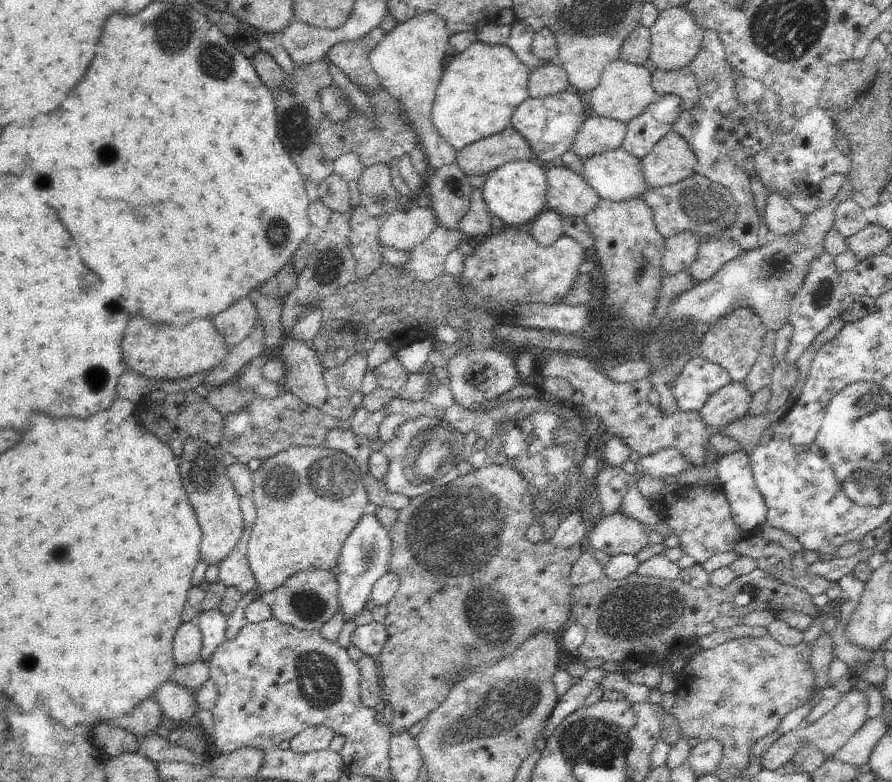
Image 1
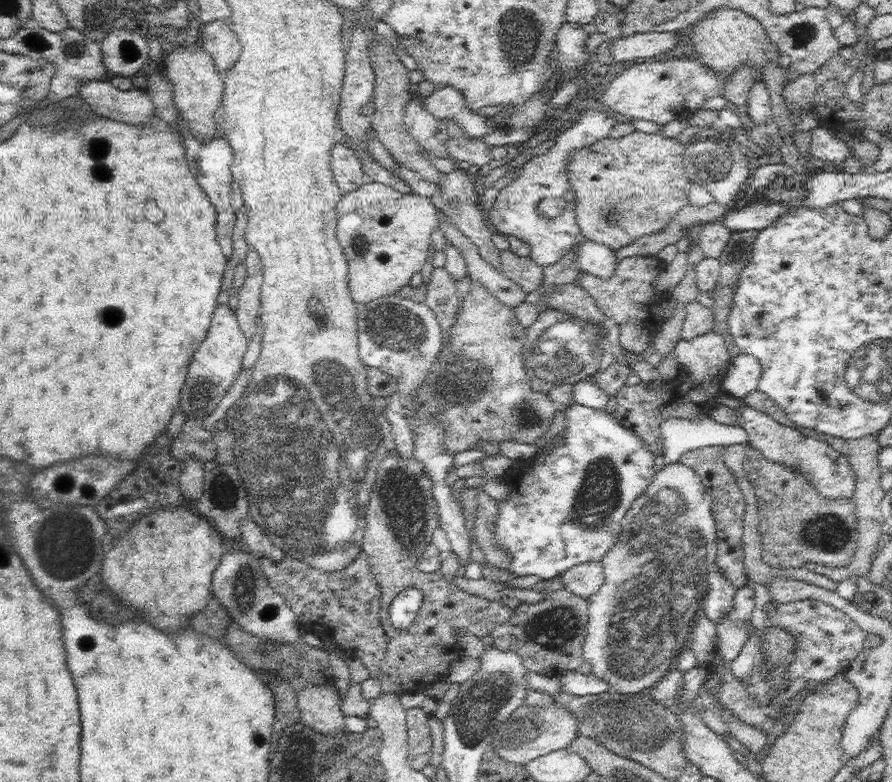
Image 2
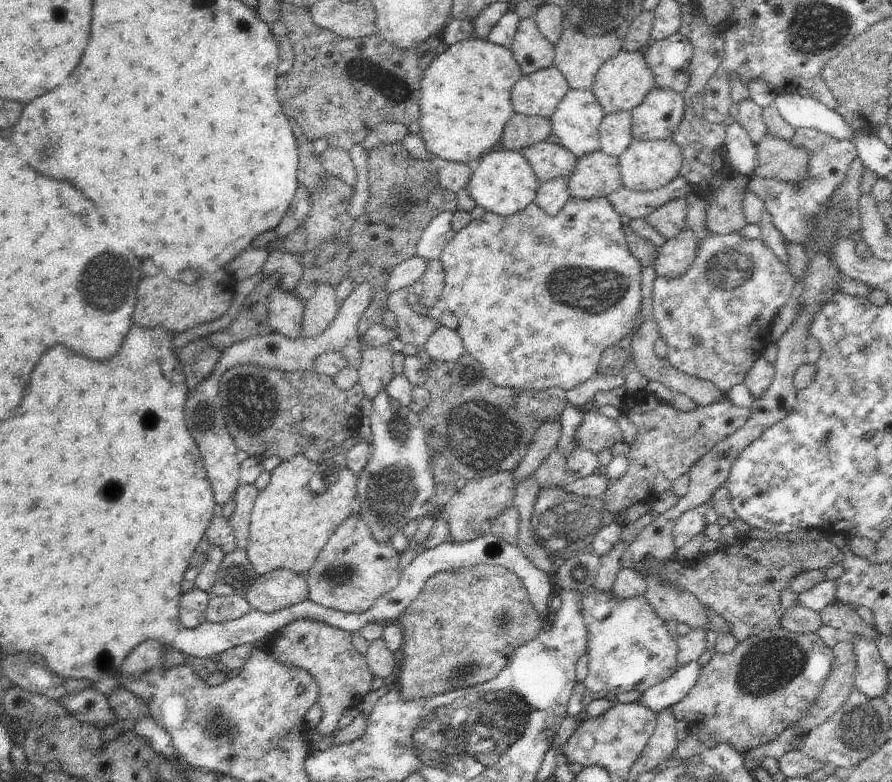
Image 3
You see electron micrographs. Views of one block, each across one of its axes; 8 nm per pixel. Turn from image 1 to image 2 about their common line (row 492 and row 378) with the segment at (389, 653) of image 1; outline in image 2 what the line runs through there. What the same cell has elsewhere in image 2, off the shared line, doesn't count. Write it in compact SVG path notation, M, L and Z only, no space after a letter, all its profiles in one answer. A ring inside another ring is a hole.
M472 281L469 286L469 292L466 296L462 305L457 309L455 314L454 324L449 330L449 341L444 343L439 350L438 356L435 358L431 369L429 370L430 374L426 375L426 384L419 386L420 390L418 392L419 402L421 405L417 408L417 416L419 418L429 418L429 414L437 411L439 412L439 421L443 426L443 449L447 454L458 454L458 452L464 452L464 450L474 450L484 442L484 440L491 441L493 443L504 442L504 440L514 440L514 442L528 443L533 444L538 442L553 423L555 412L559 408L558 405L548 396L548 393L536 392L532 388L531 373L528 372L525 367L525 362L523 359L523 348L526 338L525 326L522 326L522 323L517 319L515 315L515 310L510 308L508 305L502 304L500 300L494 298L487 288L478 281Z

